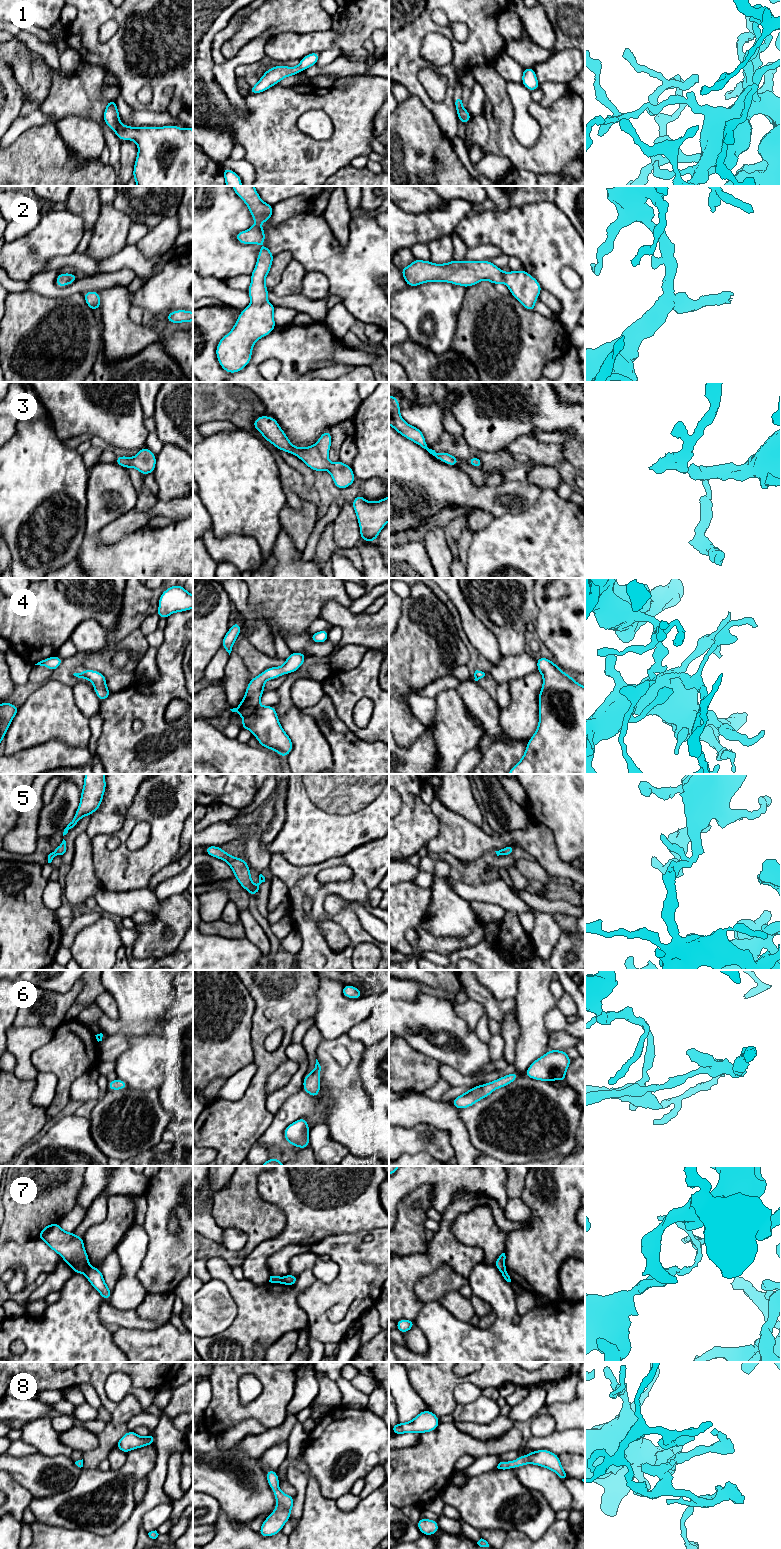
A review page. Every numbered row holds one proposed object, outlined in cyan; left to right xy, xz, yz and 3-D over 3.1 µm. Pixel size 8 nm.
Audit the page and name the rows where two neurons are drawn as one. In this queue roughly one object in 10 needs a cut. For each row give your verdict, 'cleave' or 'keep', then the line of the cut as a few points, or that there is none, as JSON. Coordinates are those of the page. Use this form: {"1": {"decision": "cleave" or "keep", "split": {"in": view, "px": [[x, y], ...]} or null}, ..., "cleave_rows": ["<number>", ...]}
{"1": {"decision": "keep", "split": null}, "2": {"decision": "keep", "split": null}, "3": {"decision": "keep", "split": null}, "4": {"decision": "keep", "split": null}, "5": {"decision": "keep", "split": null}, "6": {"decision": "keep", "split": null}, "7": {"decision": "cleave", "split": {"in": "xy", "px": [[90, 1267], [84, 1273]]}}, "8": {"decision": "keep", "split": null}, "cleave_rows": ["7"]}

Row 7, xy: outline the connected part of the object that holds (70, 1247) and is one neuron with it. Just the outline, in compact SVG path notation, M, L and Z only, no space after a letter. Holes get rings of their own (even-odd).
M58 1223L43 1227L38 1239L58 1253L70 1265L74 1273L85 1274L90 1268L83 1237L64 1231Z

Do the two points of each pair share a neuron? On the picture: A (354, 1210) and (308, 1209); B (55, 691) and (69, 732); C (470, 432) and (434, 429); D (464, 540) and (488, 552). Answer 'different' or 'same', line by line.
A: same
B: same
C: different
D: different

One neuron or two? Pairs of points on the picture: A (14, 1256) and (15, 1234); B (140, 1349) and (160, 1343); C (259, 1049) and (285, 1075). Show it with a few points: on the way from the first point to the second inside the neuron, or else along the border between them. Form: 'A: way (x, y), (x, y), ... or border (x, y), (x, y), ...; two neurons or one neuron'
A: border (37, 1237), (22, 1243), (10, 1242); two neurons
B: way (145, 1345), (155, 1345); one neuron
C: border (287, 1058), (270, 1074), (265, 1087); two neurons

